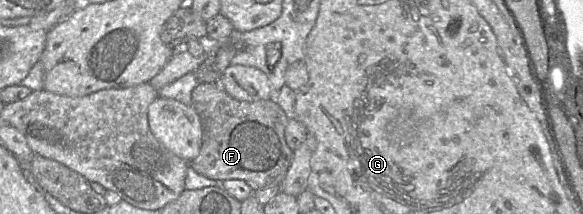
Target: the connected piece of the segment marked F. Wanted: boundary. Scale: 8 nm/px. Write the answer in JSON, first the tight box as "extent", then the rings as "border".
{"extent":[190,83,293,191],"border":[[[198,83],[192,91],[192,104],[202,125],[202,144],[190,166],[200,175],[210,179],[225,181],[243,180],[253,191],[280,185],[285,178],[293,159],[285,139],[288,117],[275,98],[258,101],[240,101],[231,97],[220,84]]]}

